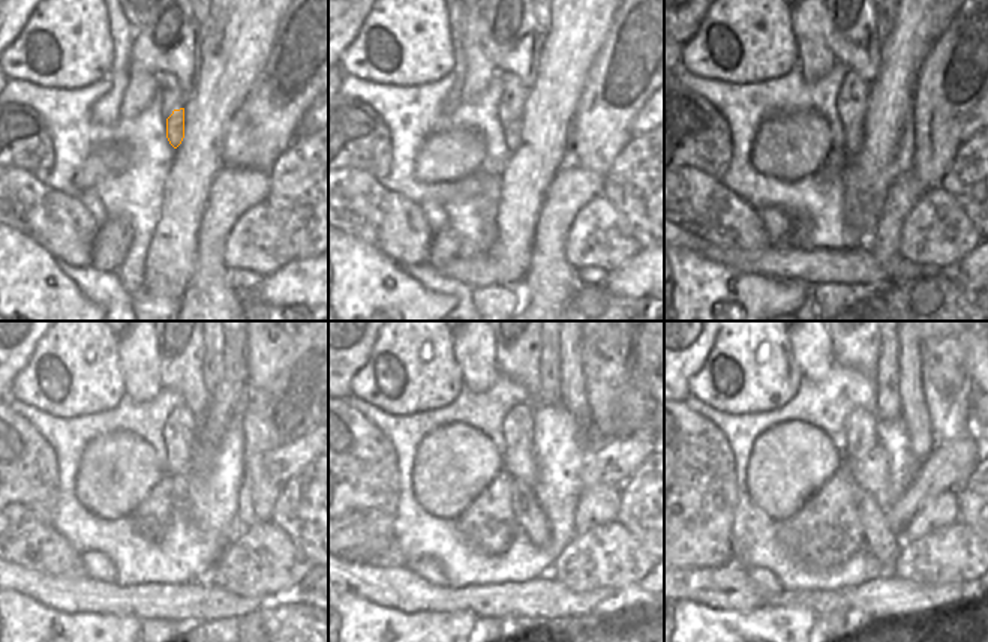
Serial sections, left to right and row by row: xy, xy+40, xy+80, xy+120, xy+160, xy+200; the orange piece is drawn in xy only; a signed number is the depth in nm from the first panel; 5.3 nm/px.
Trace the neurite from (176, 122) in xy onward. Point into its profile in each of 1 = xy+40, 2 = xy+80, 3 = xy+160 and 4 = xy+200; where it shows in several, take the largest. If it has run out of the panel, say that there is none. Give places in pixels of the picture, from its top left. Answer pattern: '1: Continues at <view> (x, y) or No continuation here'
1: Continues at xy+40 (511, 129)
2: Continues at xy+80 (853, 134)
3: Continues at xy+160 (531, 518)
4: Continues at xy+200 (880, 540).

